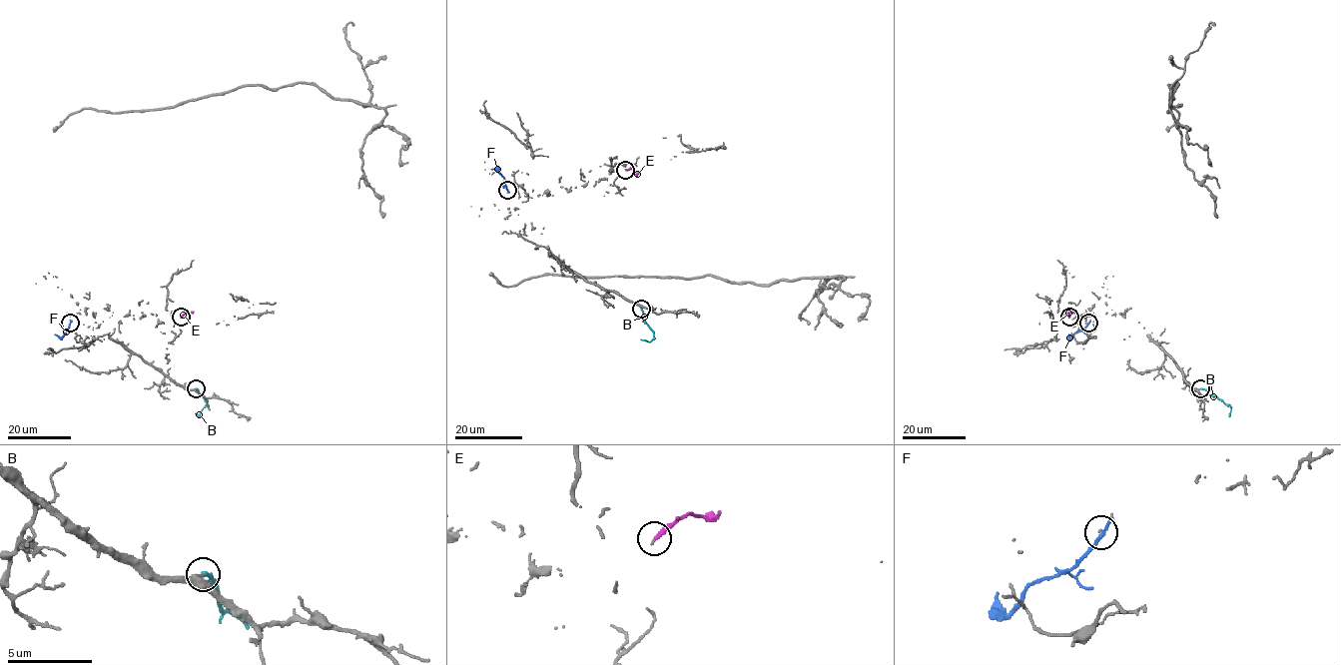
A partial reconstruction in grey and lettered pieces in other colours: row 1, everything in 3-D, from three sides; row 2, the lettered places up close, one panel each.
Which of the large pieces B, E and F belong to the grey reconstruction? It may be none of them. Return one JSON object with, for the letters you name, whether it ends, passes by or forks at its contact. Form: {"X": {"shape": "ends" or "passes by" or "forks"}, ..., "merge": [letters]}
{"B": {"shape": "ends"}, "E": {"shape": "ends"}, "merge": ["B", "E"]}

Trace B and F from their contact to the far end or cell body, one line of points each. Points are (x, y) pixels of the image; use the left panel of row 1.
B: (196, 388), (208, 404), (198, 415), (195, 413)
F: (69, 324), (61, 337), (54, 334)

